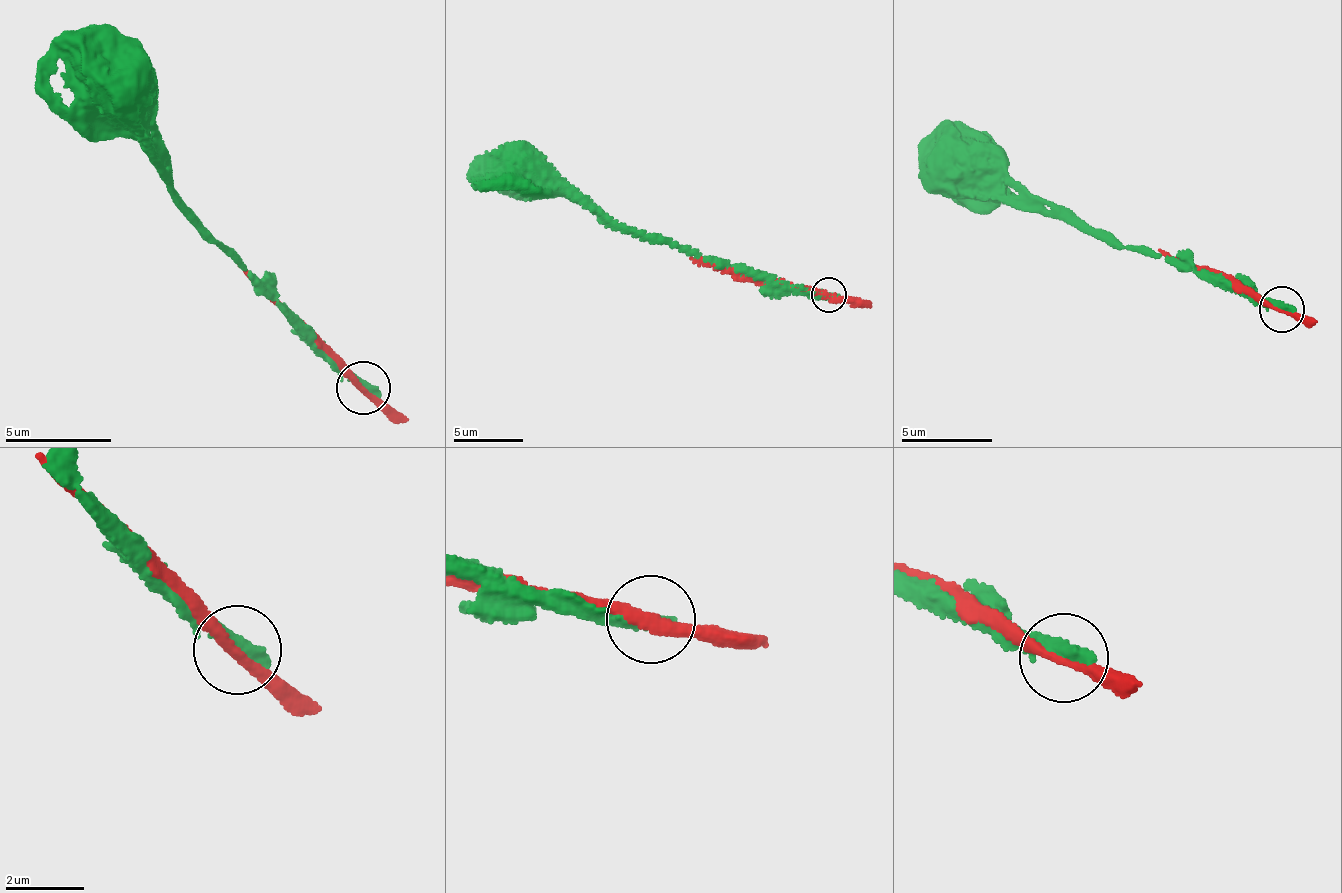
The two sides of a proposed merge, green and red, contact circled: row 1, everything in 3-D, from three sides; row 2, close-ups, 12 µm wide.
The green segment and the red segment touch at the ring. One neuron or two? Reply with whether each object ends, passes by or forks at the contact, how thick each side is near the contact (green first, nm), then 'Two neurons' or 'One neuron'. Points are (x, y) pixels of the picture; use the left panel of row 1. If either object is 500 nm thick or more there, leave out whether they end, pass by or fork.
At the ring green ends. At the ring red passes by. Thickness 420 nm (green) against 280 nm. Two neurons

